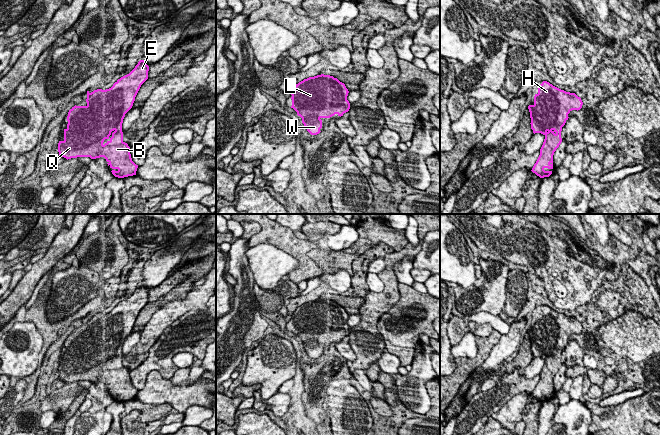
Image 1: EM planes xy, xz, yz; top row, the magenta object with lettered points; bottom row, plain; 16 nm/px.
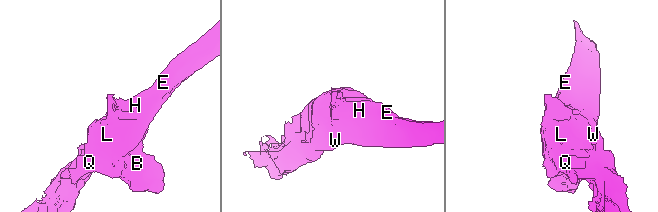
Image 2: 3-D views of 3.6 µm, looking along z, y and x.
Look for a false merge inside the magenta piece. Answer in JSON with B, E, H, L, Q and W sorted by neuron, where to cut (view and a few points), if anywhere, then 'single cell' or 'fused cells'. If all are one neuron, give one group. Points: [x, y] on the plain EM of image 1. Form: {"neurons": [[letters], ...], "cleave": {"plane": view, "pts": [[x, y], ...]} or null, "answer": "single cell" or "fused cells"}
{"neurons": [["B", "E", "H", "L", "Q", "W"]], "cleave": null, "answer": "single cell"}

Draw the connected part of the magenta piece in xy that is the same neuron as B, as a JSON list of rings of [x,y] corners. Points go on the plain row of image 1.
[[[140,284],[127,299],[118,303],[111,312],[87,315],[87,329],[72,331],[67,340],[64,364],[58,367],[59,379],[68,383],[104,381],[112,398],[118,402],[136,399],[138,389],[131,382],[130,371],[123,365],[122,347],[125,338],[132,332],[141,309],[148,303],[149,290]]]

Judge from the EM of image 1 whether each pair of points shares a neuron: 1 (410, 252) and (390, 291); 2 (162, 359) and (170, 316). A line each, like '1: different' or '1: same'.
1: same
2: different

